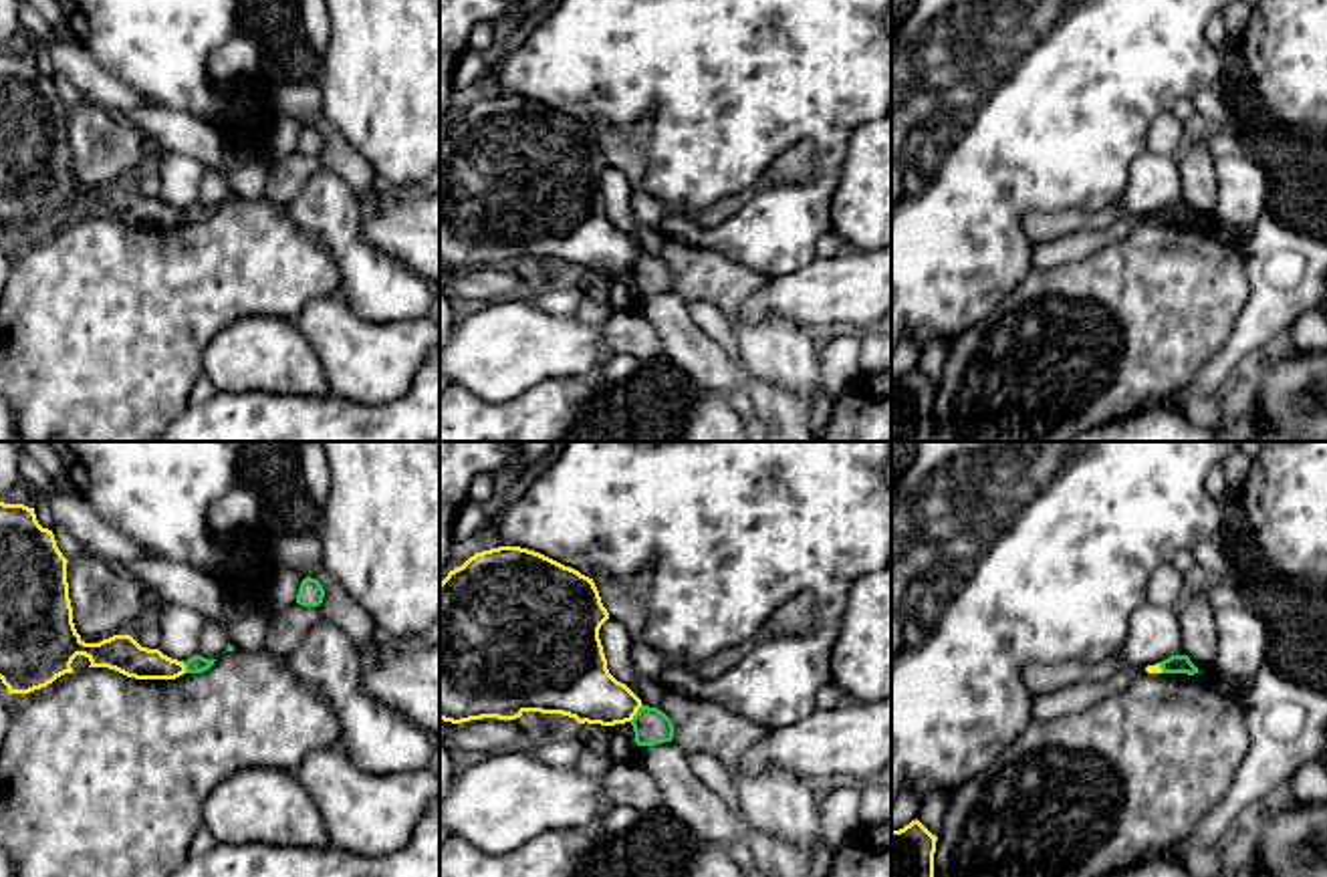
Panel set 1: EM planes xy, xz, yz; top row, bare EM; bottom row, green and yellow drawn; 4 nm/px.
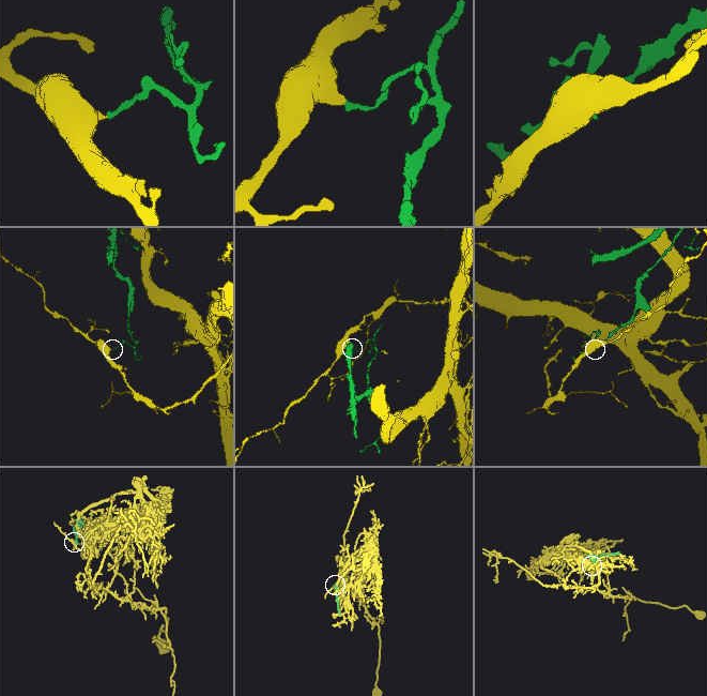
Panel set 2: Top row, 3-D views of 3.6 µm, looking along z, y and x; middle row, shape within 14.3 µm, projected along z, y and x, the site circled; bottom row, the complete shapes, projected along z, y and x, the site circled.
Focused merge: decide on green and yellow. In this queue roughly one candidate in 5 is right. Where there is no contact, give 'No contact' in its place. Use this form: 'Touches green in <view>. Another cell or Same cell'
Touches green in xz. Another cell

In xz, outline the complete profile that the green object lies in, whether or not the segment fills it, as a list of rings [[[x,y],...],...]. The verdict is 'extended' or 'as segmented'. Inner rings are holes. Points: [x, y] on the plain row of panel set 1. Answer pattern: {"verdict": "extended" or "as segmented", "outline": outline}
{"verdict": "as segmented", "outline": [[[643,254],[631,268],[637,294],[655,294],[664,290],[672,290],[674,272],[672,268],[657,256]]]}

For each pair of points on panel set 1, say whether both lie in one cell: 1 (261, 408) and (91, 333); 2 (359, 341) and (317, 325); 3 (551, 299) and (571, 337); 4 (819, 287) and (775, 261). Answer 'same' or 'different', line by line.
1: different
2: same
3: different
4: different

